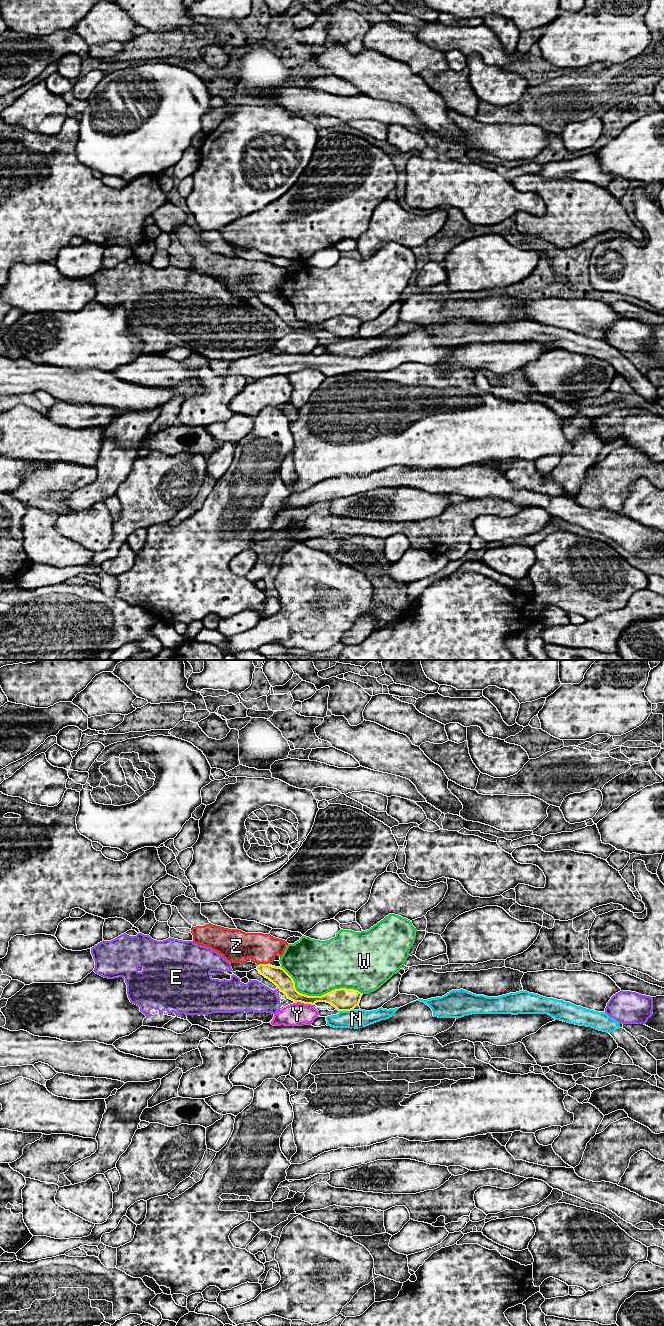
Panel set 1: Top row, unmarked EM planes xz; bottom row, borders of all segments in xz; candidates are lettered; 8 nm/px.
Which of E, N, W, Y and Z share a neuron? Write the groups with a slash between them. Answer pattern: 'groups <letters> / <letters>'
groups E / N / W / Y / Z

